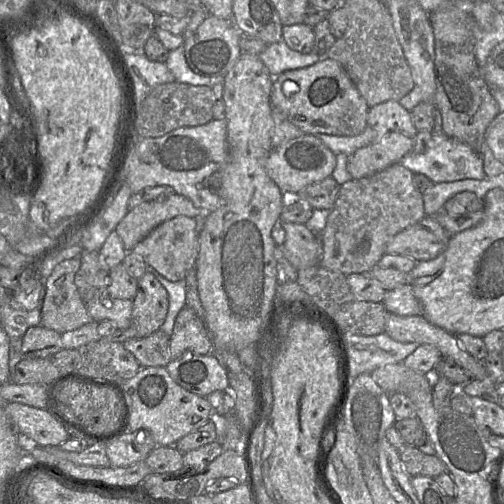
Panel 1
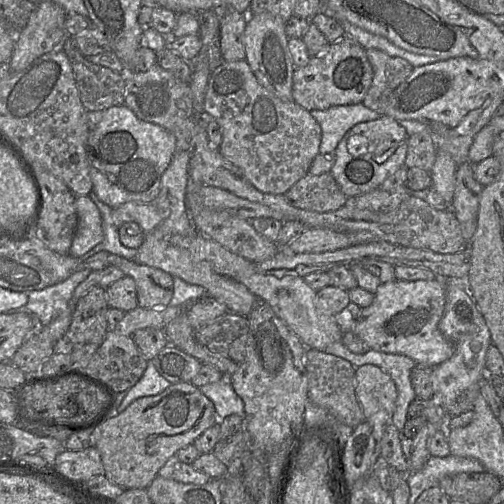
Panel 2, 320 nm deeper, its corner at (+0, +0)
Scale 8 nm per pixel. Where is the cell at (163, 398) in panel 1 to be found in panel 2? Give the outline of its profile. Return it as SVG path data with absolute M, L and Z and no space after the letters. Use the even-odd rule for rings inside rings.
M191 383L171 384L161 393L141 397L92 430L92 447L100 454L103 474L127 489L146 489L167 460L217 423L213 402Z

